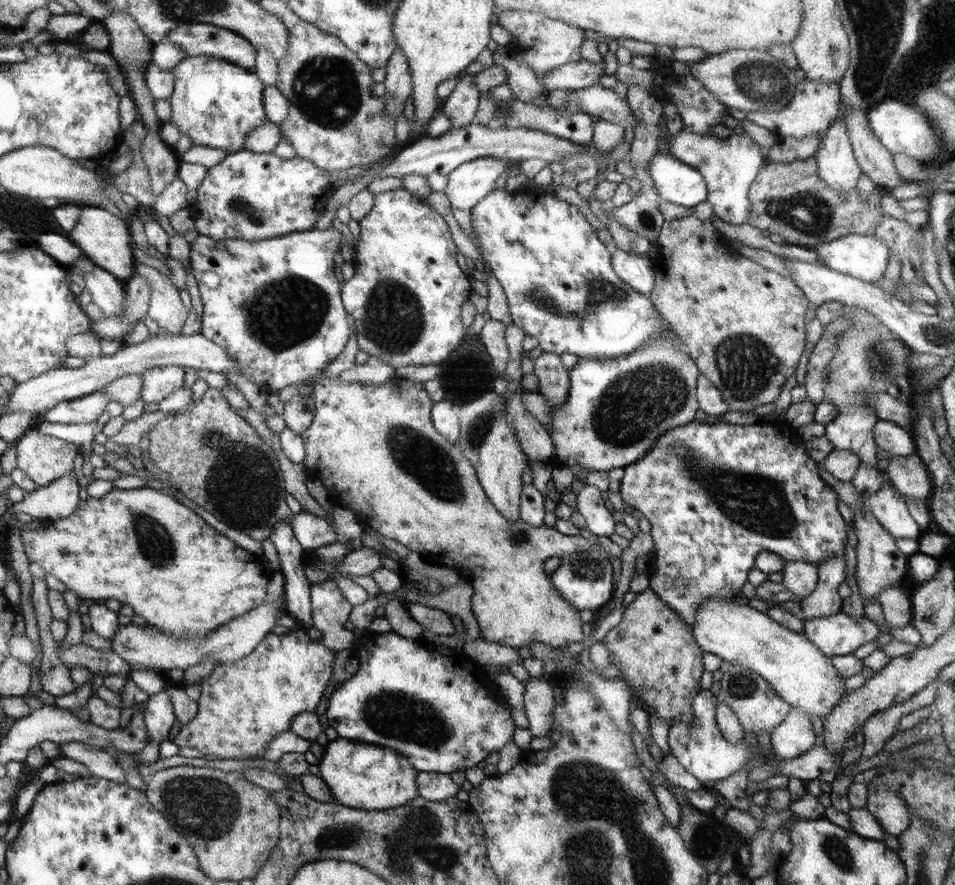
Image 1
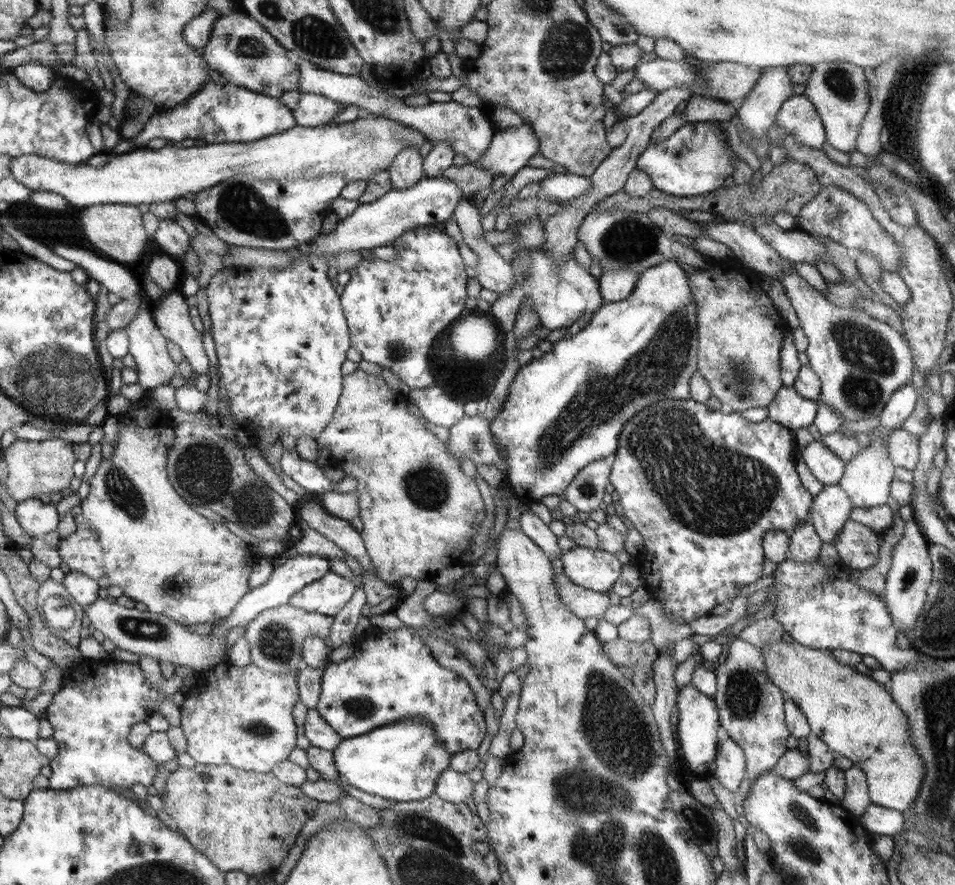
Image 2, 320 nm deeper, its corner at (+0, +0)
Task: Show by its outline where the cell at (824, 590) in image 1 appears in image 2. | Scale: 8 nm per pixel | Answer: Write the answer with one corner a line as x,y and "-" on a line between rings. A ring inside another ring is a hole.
825,485
823,491
812,499
809,519
822,542
830,542
841,533
853,509
852,501
840,485

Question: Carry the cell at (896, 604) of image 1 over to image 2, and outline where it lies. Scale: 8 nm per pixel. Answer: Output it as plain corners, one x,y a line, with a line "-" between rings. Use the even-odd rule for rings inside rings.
848,519
833,540
840,562
851,569
864,570
878,562
878,532
856,520

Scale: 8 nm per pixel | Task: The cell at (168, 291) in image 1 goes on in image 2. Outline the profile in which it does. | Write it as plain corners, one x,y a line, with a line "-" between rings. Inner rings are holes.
172,293
164,294
158,304
152,306
155,322
162,333
180,347
183,356
191,364
196,374
206,374
210,368
208,356
204,354
200,332
192,326
188,304
184,296

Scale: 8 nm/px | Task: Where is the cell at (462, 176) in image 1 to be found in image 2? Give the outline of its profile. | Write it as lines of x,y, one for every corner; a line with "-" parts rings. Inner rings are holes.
526,123
496,130
490,148
472,166
492,172
492,194
501,193
507,181
528,166
528,159
539,153
539,140

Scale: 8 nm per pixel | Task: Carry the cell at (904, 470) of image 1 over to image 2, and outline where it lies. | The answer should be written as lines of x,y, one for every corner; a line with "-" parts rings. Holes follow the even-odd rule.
902,428
888,438
887,451
895,467
914,470
919,463
918,438

